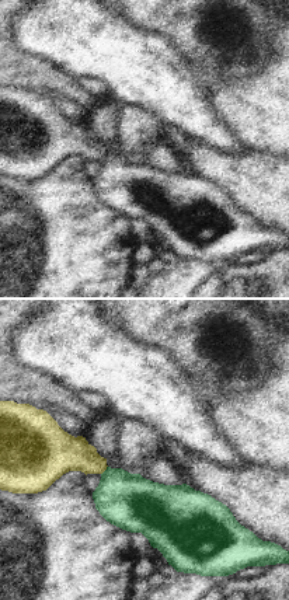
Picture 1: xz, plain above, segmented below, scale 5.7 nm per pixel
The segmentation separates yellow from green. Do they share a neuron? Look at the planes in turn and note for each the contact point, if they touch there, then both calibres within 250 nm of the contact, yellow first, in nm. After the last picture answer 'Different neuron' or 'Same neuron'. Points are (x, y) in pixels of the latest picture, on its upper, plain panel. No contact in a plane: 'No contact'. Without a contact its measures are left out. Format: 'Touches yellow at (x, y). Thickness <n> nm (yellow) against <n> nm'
Touches yellow at (105, 154). Thickness 220 nm (yellow) against 320 nm

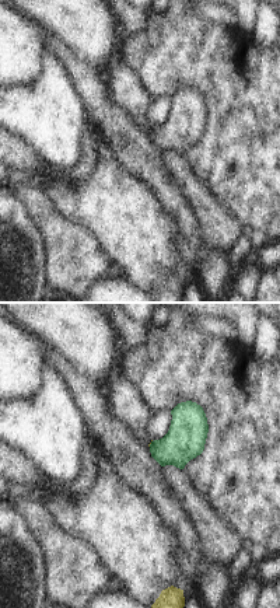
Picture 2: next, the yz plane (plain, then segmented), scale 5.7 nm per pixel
Touches yellow at (150, 129). Thickness 20 nm (yellow) against 220 nm

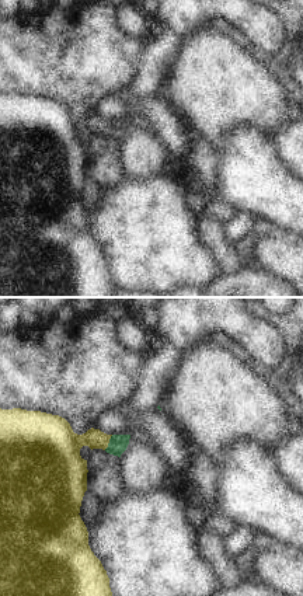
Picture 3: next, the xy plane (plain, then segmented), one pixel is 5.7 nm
Touches yellow at (108, 128). Thickness 180 nm (yellow) against 110 nm

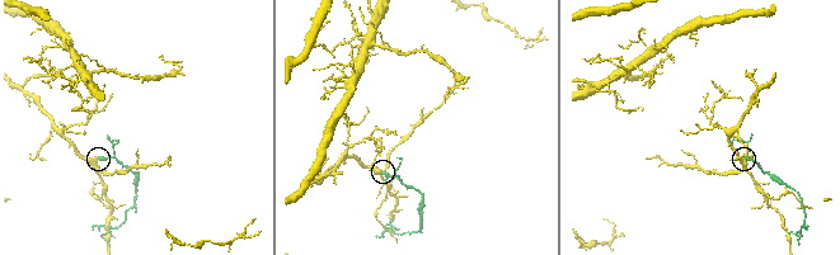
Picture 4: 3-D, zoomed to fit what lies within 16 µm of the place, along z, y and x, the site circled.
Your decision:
Same neuron

